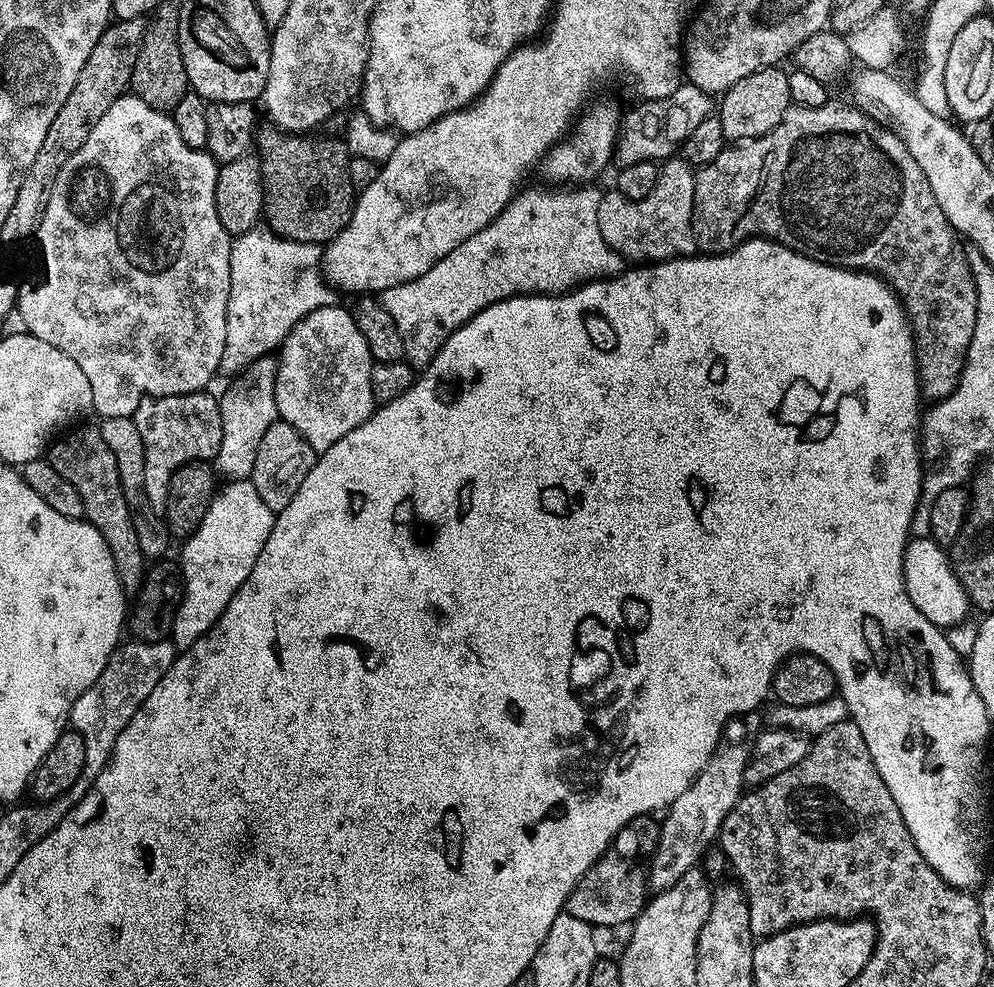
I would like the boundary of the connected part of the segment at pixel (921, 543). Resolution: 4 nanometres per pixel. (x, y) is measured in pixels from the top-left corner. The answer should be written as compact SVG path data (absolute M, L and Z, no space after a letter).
M920 534L917 538L909 539L904 551L904 581L906 594L910 594L910 602L920 613L941 630L947 630L955 624L963 624L969 619L968 608L970 601L968 591L960 581L949 553L932 539L931 535Z

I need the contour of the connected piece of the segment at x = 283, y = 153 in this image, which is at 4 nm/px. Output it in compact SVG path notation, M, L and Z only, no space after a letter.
M273 126L261 127L254 141L260 158L264 183L263 223L287 240L303 244L327 245L350 222L354 207L354 189L350 180L350 153L345 141L311 140L308 134L293 134Z

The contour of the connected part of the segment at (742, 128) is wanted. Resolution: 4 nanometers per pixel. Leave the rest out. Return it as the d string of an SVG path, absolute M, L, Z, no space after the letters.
M780 66L763 68L754 74L746 74L734 86L730 86L718 100L718 115L722 122L724 139L728 142L756 140L774 130L788 113L793 103L790 94L788 72Z

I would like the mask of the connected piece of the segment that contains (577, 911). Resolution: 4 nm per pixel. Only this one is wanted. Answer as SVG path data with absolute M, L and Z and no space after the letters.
M650 814L630 818L630 822L626 822L618 834L614 834L608 849L593 862L586 874L582 874L574 890L570 890L564 911L574 918L582 918L582 922L597 929L616 928L619 924L631 925L650 899L648 868L656 853L659 837L660 822Z

